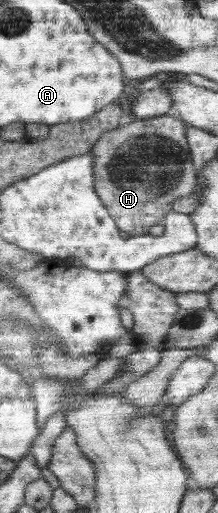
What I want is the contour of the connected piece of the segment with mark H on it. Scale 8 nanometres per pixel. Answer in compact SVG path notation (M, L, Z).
M169 113L107 131L90 151L95 154L94 188L118 228L131 237L162 223L175 201L191 195L198 183L185 123Z

